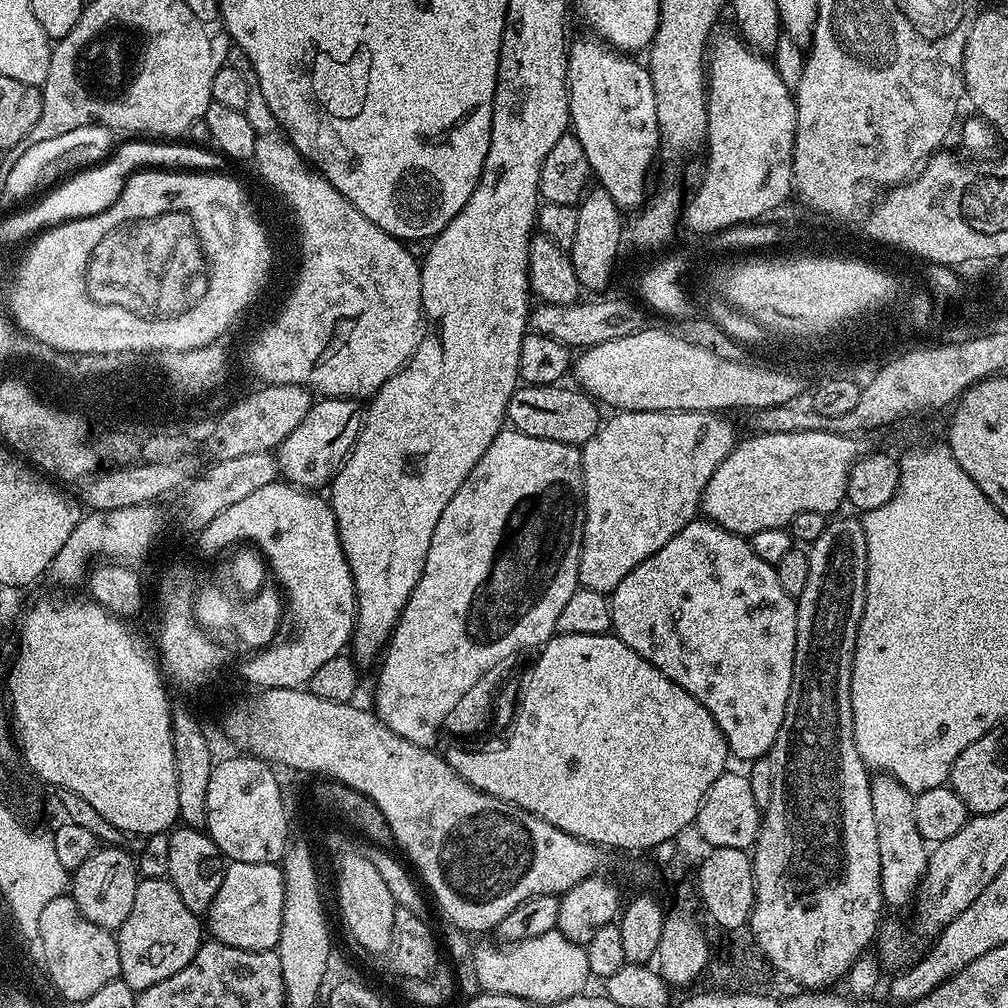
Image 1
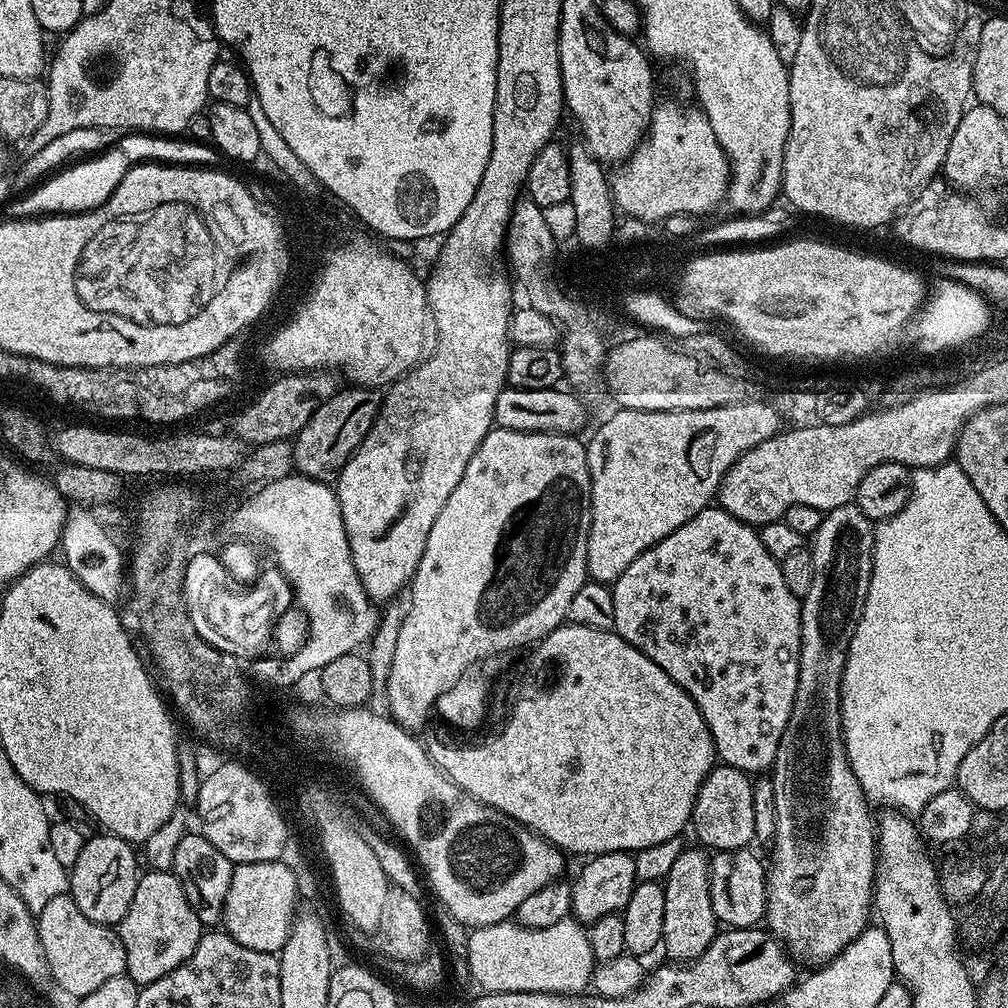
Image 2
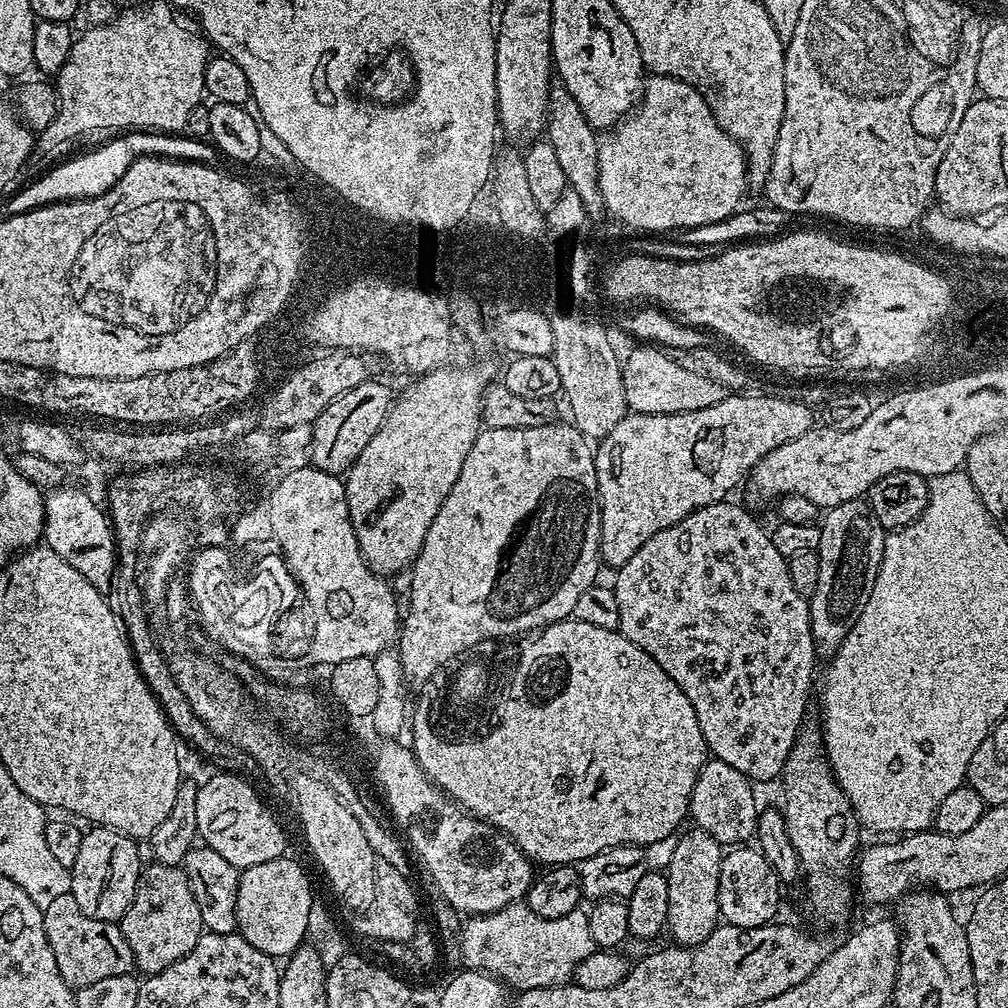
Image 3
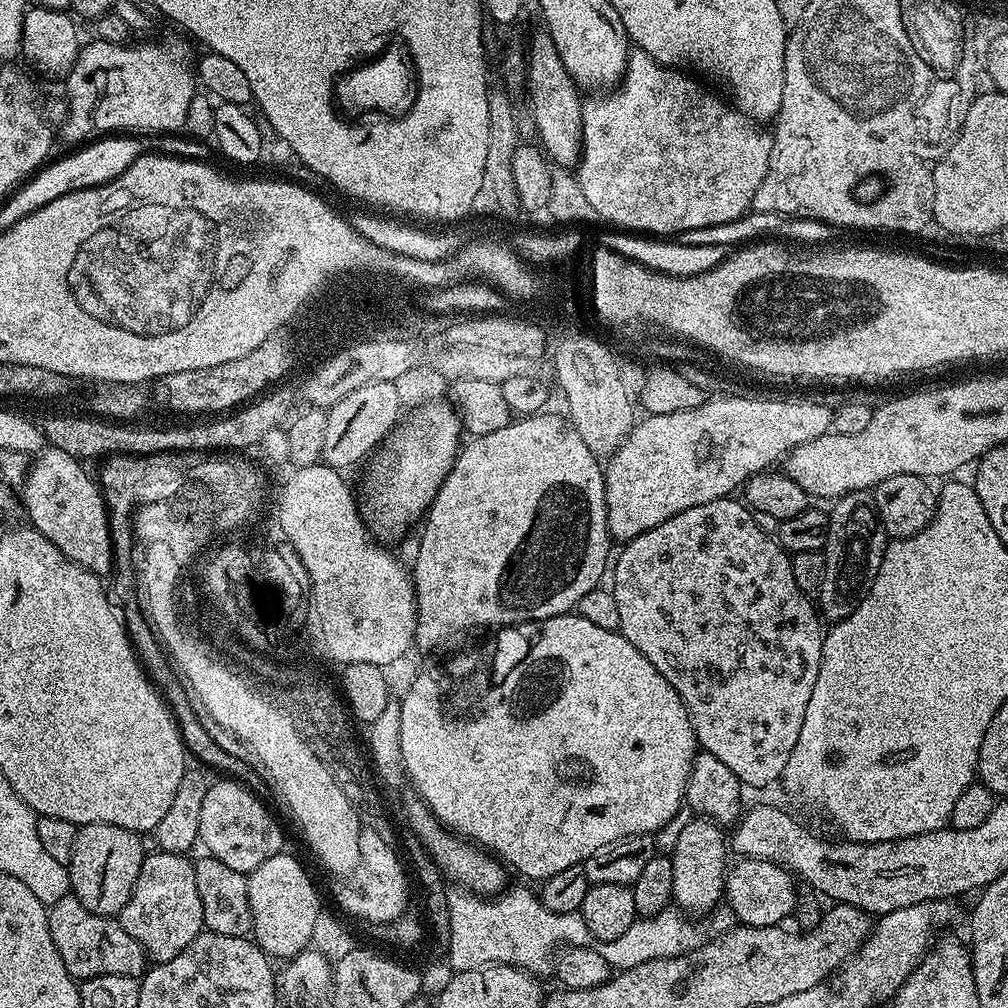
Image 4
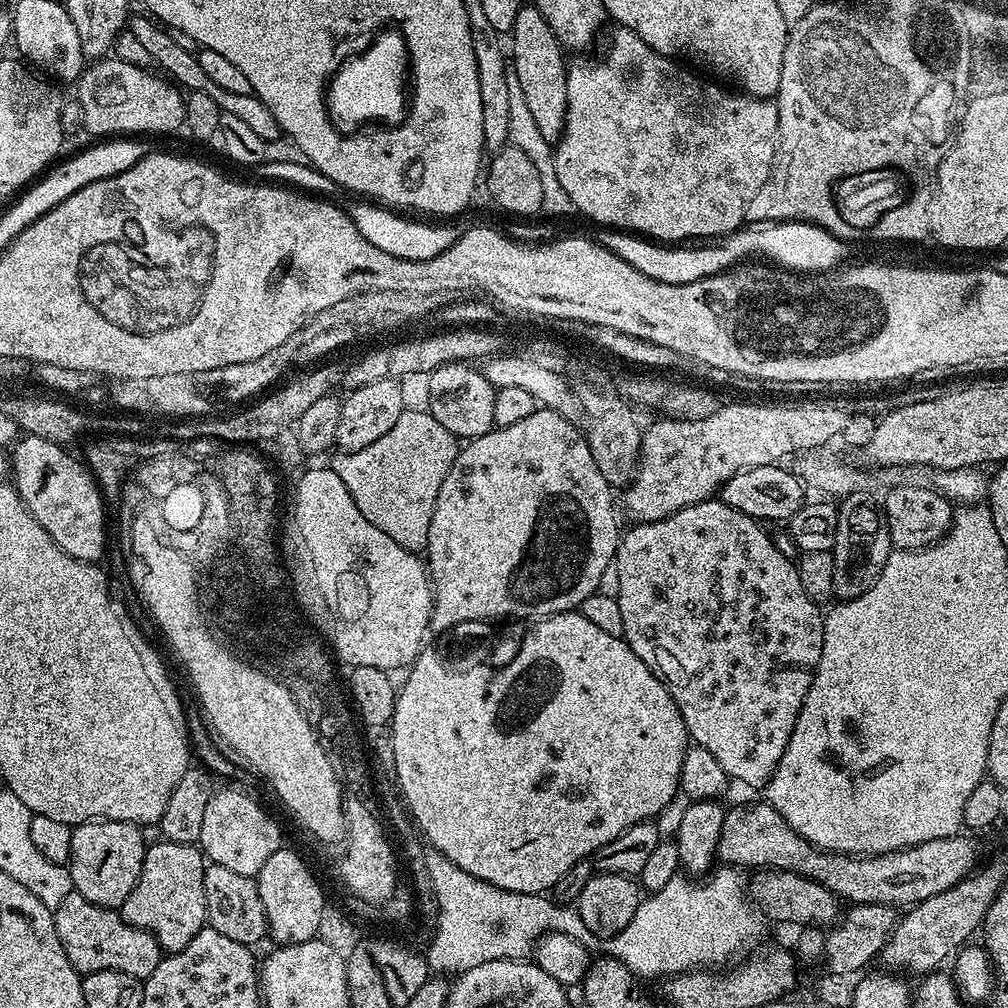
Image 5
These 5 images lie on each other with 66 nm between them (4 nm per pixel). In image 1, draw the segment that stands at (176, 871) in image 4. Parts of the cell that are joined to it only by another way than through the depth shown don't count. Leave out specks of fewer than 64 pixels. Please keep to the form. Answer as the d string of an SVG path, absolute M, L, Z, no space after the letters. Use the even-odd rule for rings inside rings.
M141 879L136 886L130 918L126 918L126 922L122 922L115 933L120 963L119 979L139 994L178 974L198 954L202 943L200 928L202 932L201 917L189 910L186 902L182 902L182 894L178 894L171 880Z

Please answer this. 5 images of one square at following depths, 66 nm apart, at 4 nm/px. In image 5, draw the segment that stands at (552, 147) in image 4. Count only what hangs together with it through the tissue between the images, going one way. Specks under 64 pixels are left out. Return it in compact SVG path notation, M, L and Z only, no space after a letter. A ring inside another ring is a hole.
M525 6L518 10L518 18L512 27L510 39L510 67L518 74L518 86L522 86L526 107L530 114L534 114L535 124L538 125L538 130L542 130L542 138L559 141L568 113L565 49L558 42L554 30L550 30L550 22L546 22L544 15L534 6Z

